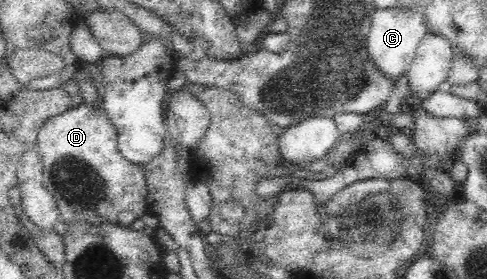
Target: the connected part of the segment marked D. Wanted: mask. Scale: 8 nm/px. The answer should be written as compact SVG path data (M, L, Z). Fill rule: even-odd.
M81 103L71 107L57 116L46 118L40 128L36 148L40 152L42 164L43 186L56 200L56 207L60 212L60 221L90 222L101 224L105 220L118 223L123 228L147 213L147 183L142 167L129 162L118 149L118 132L114 122L104 108L98 103Z

